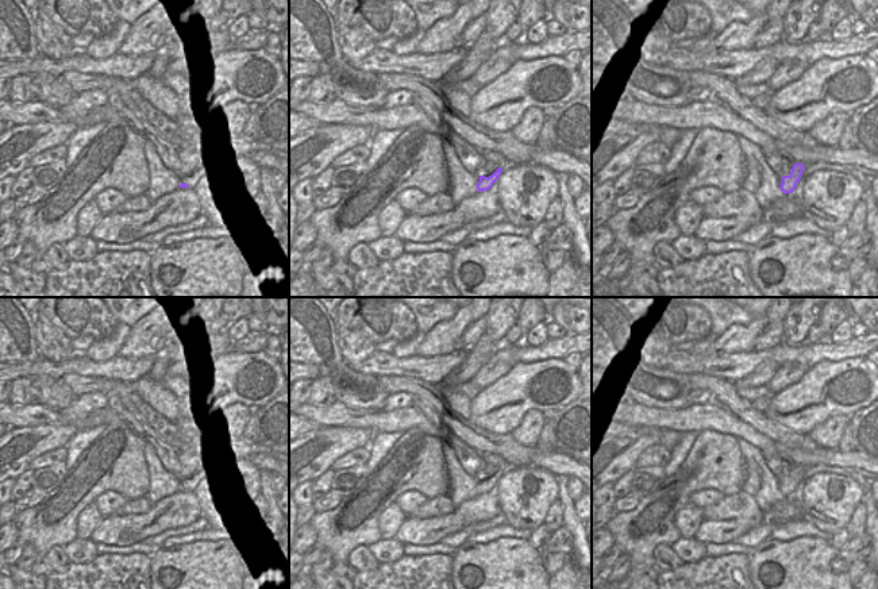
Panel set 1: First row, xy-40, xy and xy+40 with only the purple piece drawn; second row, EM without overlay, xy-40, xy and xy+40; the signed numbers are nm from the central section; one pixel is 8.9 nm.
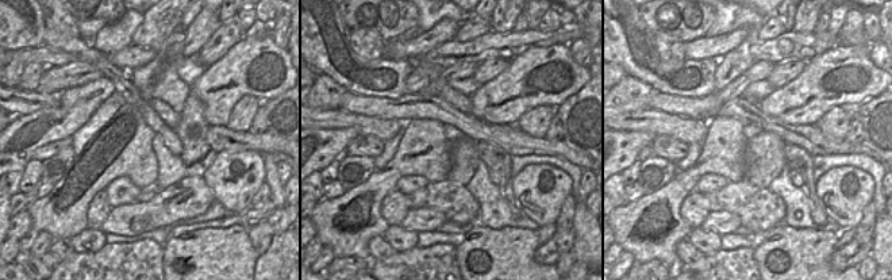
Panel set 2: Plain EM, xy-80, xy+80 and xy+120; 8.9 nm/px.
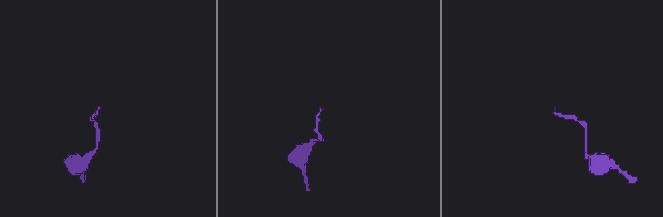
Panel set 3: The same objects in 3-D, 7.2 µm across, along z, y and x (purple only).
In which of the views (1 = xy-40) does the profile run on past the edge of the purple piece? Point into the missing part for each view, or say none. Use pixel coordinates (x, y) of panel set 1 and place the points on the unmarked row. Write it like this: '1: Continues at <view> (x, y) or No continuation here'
1: Continues at xy-40 (192, 468).

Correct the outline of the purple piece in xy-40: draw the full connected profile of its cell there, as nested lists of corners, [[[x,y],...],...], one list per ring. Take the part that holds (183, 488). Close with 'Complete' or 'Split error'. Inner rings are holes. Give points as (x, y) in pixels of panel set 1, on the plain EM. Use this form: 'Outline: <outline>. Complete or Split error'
Outline: [[[177,450],[177,457],[182,467],[178,476],[178,484],[181,486],[180,490],[193,492],[207,465],[201,462],[199,457],[185,453],[182,450]]]. Split error.

